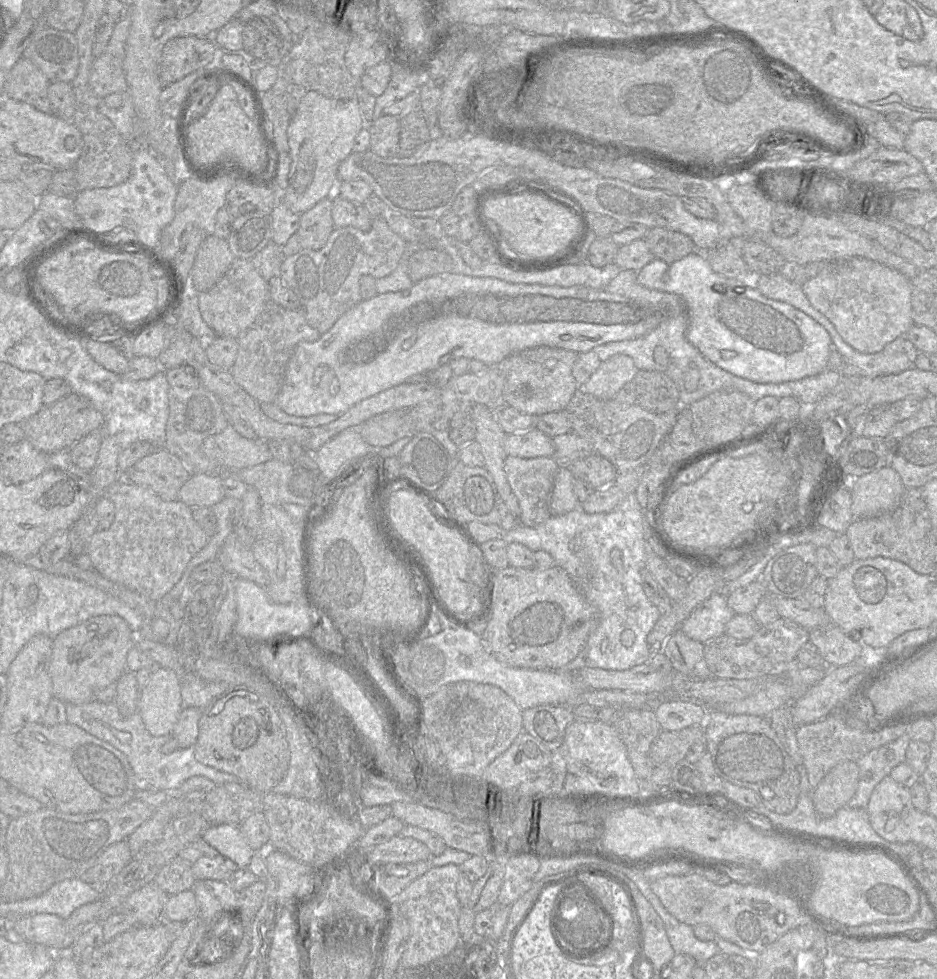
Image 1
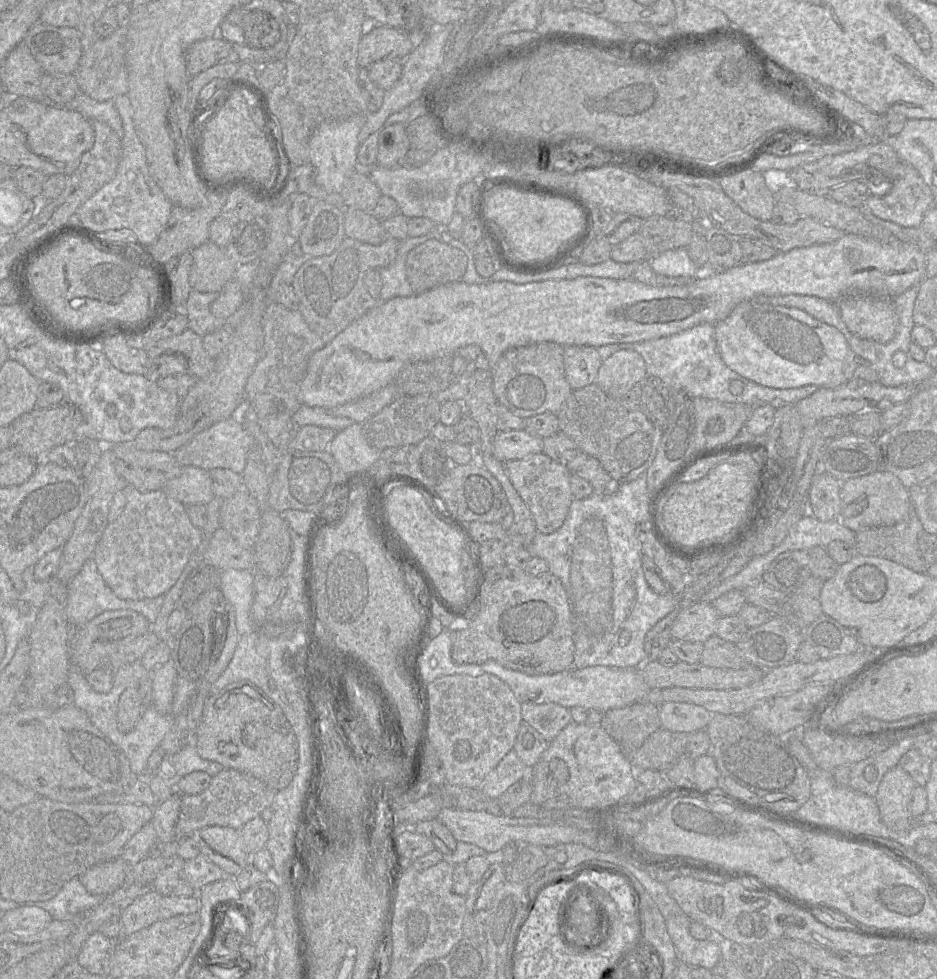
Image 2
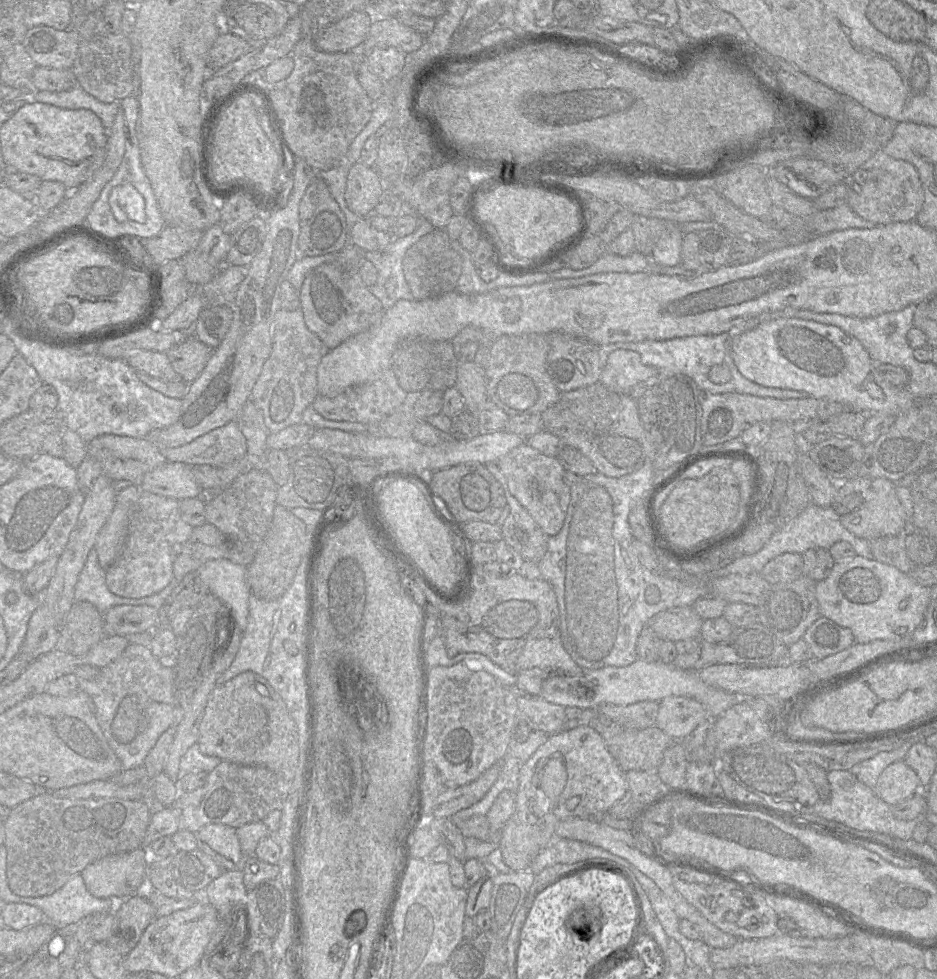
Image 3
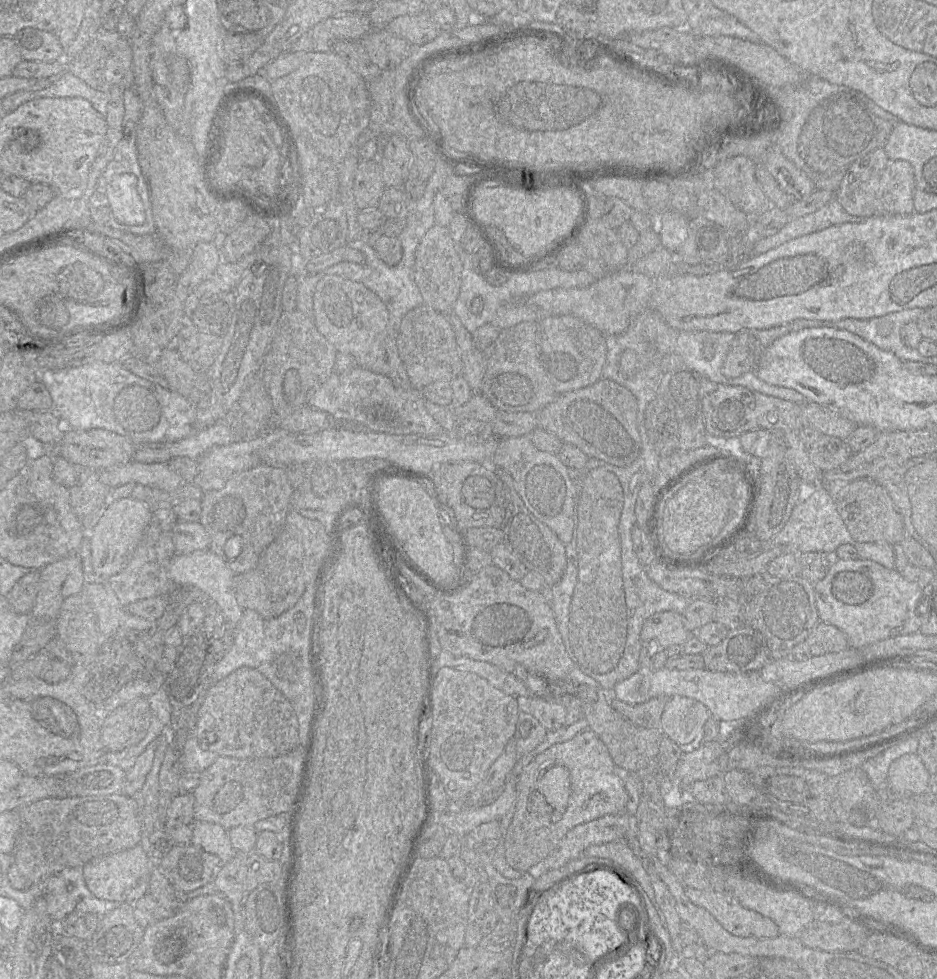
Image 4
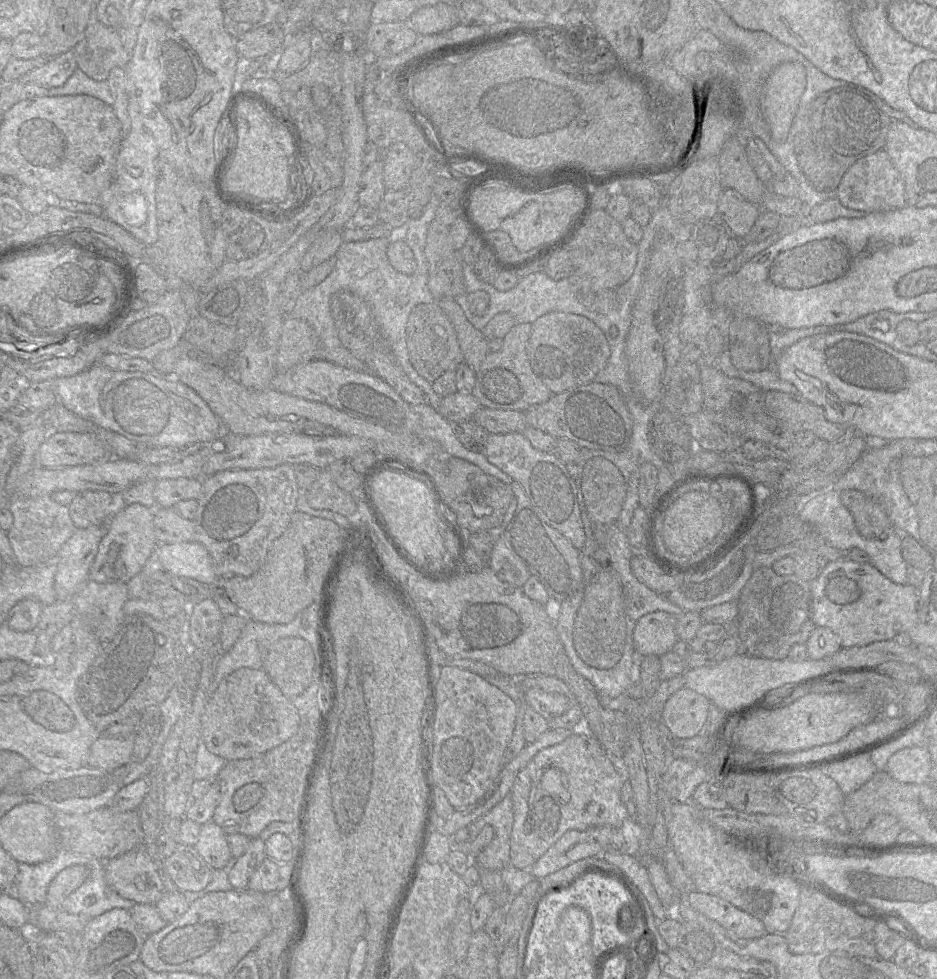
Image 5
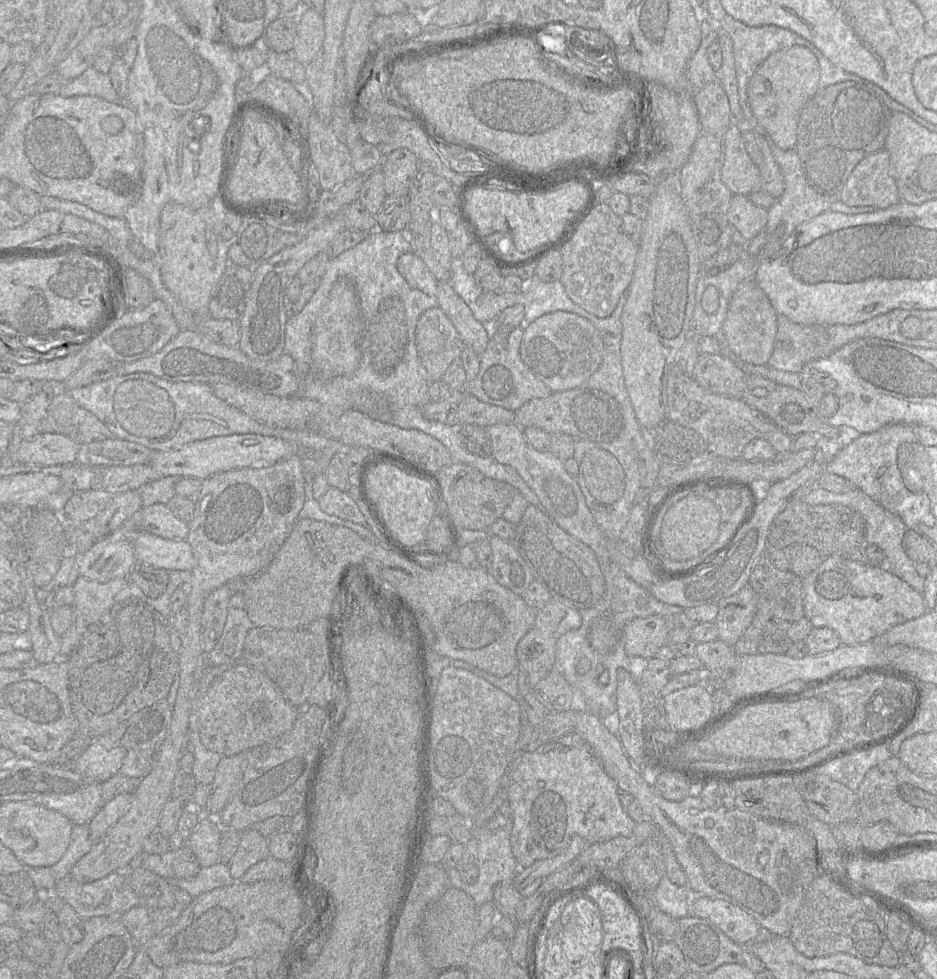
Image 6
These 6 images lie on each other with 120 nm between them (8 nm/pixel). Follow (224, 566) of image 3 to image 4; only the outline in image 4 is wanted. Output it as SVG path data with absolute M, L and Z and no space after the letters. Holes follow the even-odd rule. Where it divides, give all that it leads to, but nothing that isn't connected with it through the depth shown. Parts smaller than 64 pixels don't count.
M198 550L185 555L175 554L168 570L168 576L174 585L195 586L215 602L229 625L237 625L244 612L232 591L234 575L236 574L223 559L210 550Z

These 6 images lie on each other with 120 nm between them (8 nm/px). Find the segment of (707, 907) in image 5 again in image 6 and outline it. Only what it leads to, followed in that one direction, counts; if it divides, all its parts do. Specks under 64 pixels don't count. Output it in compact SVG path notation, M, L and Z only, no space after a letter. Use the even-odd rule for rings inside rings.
M697 896L691 916L711 922L733 942L744 947L760 935L760 925L752 916L721 899Z

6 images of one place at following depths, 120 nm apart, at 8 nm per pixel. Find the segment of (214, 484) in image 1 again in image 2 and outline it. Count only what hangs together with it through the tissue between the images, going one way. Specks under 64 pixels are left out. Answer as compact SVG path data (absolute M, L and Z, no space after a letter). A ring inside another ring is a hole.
M183 465L181 474L162 490L185 506L207 505L215 496L209 471L193 465Z

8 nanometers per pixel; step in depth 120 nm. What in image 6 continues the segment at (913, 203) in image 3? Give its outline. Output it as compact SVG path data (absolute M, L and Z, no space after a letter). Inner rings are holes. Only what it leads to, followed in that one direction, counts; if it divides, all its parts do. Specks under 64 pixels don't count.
M883 149L863 158L852 170L839 195L848 206L885 209L900 201L891 173L890 157Z

